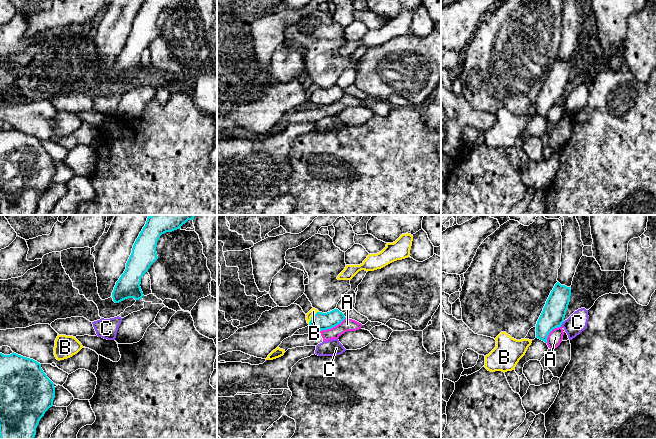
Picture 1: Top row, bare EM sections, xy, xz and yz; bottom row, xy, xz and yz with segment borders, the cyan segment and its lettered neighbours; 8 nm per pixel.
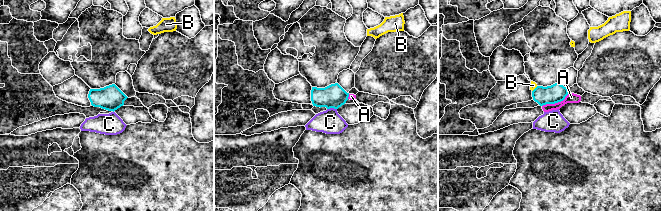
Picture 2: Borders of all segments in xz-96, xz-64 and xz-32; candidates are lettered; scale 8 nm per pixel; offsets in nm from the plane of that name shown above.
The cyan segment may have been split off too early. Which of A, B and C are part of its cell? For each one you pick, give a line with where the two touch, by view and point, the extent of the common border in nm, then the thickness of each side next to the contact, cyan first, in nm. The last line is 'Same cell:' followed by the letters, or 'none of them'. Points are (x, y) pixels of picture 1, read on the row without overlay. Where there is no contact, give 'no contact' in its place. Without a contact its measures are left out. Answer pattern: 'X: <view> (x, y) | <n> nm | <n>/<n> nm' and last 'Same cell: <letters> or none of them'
Same cell: none of them

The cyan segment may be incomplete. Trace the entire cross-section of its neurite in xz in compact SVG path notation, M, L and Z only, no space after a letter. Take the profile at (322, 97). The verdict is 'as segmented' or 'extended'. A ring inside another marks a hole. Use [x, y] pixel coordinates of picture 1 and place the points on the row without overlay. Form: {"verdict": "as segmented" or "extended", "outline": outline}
{"verdict": "as segmented", "outline": "M334 85L327 89L317 88L311 93L309 102L315 105L327 106L340 100L346 93L338 85Z"}

